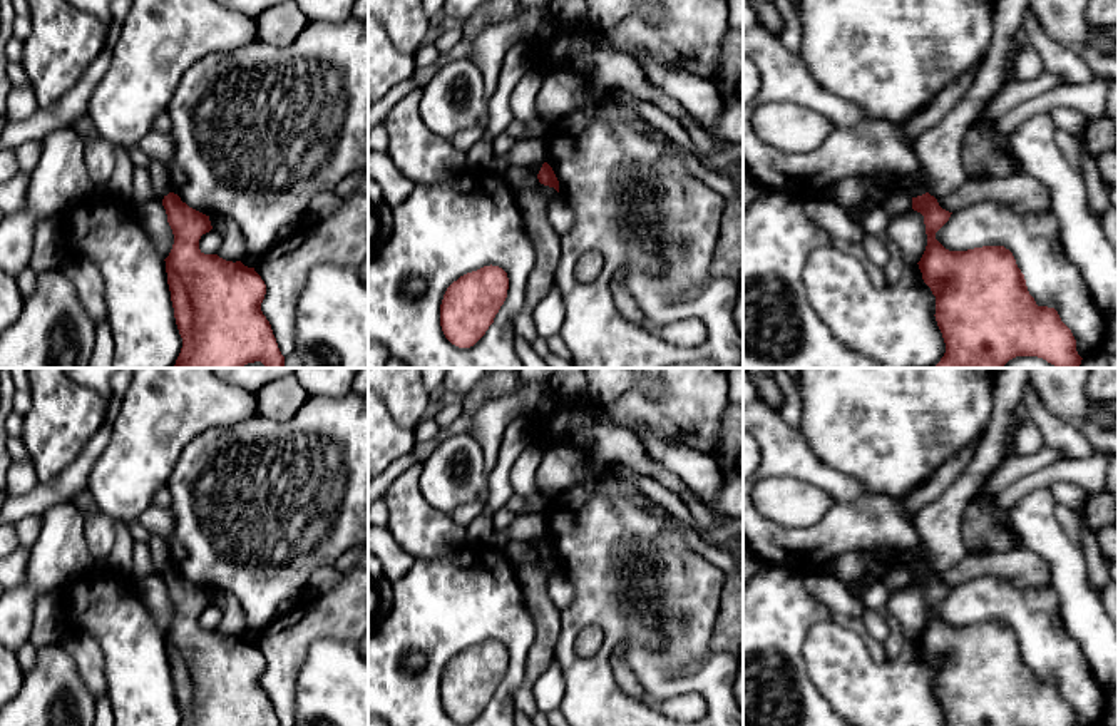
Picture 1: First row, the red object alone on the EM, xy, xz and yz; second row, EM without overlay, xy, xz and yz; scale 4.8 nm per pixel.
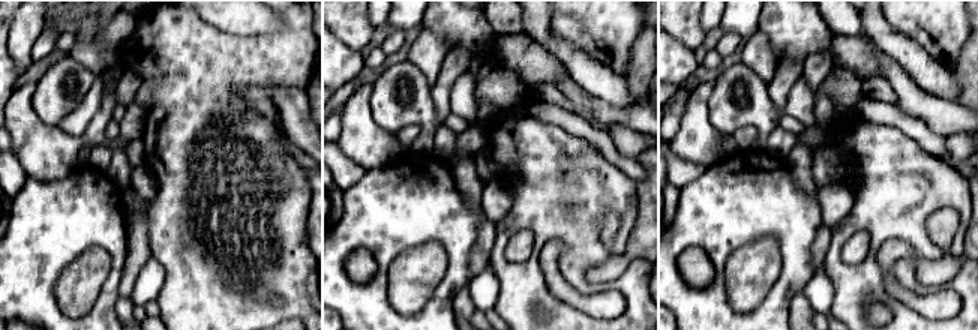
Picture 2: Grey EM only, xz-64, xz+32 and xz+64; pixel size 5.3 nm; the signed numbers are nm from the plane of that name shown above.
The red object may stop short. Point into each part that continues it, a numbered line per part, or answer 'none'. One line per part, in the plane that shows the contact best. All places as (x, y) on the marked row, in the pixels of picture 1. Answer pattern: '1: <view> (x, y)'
none

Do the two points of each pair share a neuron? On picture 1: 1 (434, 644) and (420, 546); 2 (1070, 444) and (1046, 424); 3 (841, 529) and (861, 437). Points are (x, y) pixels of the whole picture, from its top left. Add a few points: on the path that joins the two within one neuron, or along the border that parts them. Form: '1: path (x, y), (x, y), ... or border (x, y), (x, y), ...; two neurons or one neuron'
1: border (461, 547), (454, 557), (417, 559); two neurons
2: path (1065, 439), (1051, 427); one neuron
3: border (817, 457), (854, 475), (867, 489), (887, 494); two neurons

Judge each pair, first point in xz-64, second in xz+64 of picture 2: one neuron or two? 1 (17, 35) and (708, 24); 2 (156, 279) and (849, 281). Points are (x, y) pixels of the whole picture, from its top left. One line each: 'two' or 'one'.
1: two
2: two

